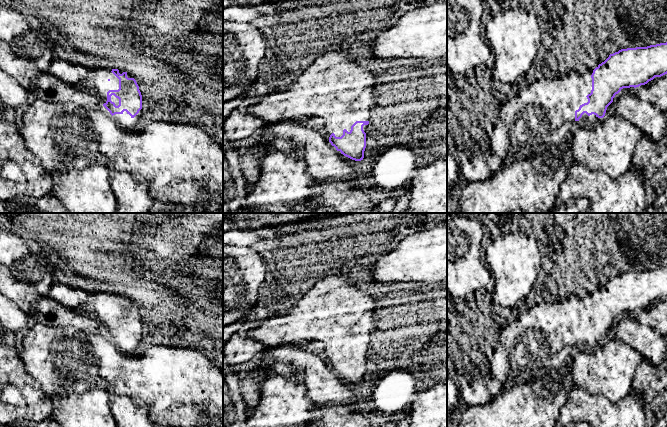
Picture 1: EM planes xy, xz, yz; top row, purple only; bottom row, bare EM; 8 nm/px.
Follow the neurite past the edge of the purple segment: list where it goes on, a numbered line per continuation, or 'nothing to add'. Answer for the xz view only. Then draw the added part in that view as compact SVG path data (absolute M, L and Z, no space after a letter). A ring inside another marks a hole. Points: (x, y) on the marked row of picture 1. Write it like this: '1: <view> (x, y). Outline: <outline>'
1: xz (335, 88). Outline: M346 48L341 50L329 51L316 58L316 60L307 66L291 85L273 90L270 94L263 96L262 101L252 106L248 112L256 117L263 119L266 124L277 124L280 122L289 121L292 115L311 115L313 117L321 117L325 120L326 137L332 133L336 137L343 135L343 130L348 132L351 126L356 121L369 121L371 118L371 108L374 104L374 92L376 86L377 73L366 70L360 67L355 59L352 58L346 51Z

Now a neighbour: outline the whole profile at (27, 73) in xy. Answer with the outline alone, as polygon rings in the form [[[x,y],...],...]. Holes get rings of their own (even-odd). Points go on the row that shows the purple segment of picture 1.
[[[0,39],[0,69],[12,76],[32,98],[53,102],[70,102],[81,110],[103,107],[100,98],[80,87],[65,84],[42,71],[33,61],[18,55],[11,46]]]

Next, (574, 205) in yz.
[[[570,198],[553,211],[547,213],[584,213],[589,208],[586,198]]]

